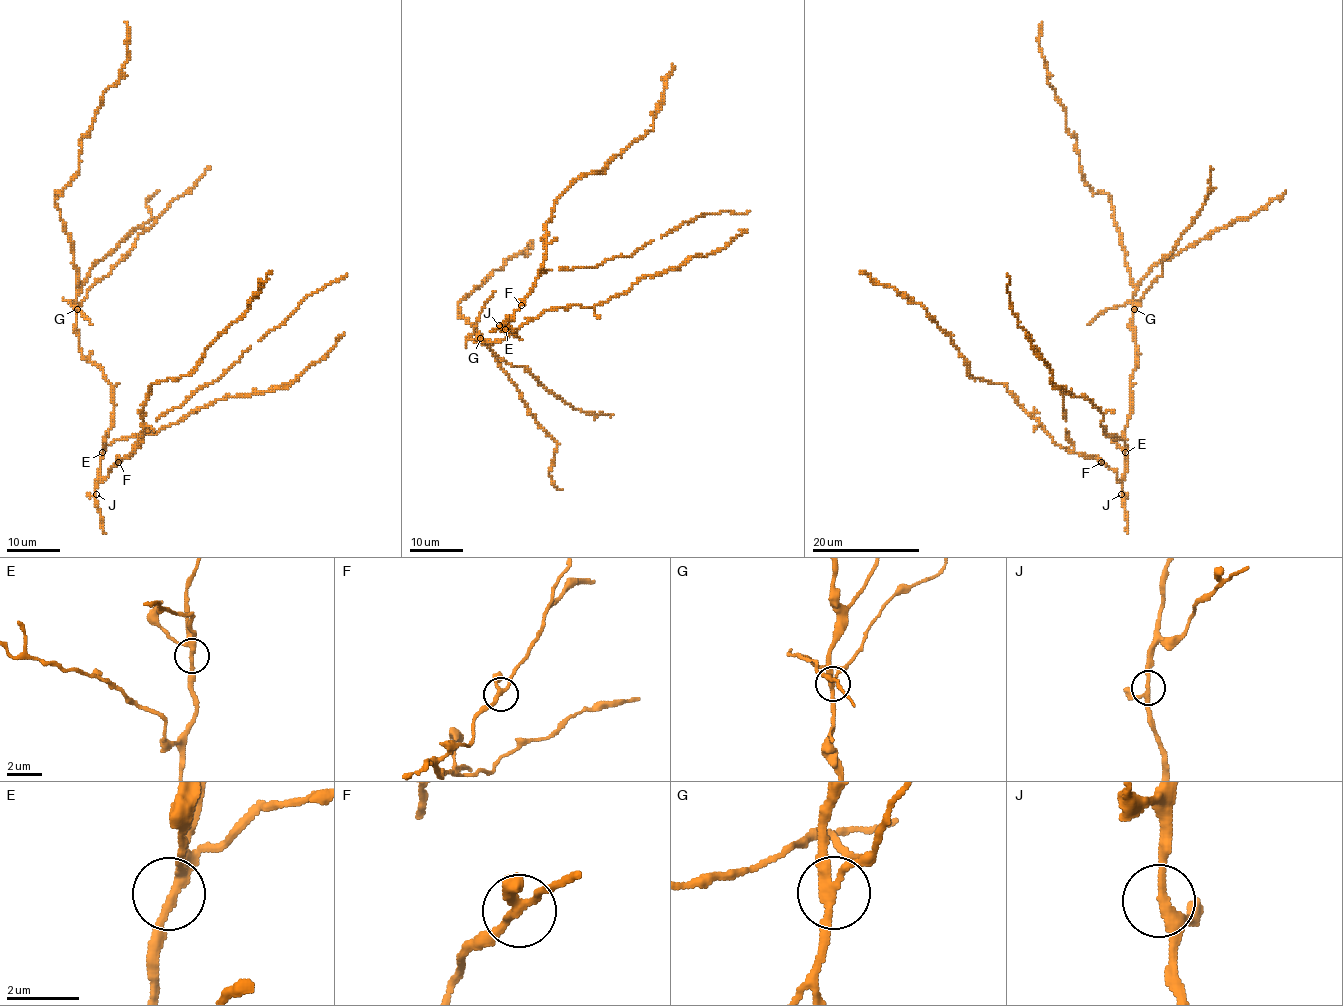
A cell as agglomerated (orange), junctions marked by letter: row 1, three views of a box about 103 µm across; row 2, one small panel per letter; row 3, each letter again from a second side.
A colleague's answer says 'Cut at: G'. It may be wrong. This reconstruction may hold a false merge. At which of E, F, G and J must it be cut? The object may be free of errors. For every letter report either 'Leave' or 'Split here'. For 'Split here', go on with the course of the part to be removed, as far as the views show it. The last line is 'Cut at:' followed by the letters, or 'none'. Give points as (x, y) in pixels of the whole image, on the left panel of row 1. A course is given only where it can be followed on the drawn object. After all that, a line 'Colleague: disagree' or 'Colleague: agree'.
E: Leave
F: Leave
G: Split here. Course of the part to remove: (77, 309), (97, 281), (110, 273), (133, 247), (136, 238), (209, 167)
J: Leave
Cut at: G
Colleague: agree

